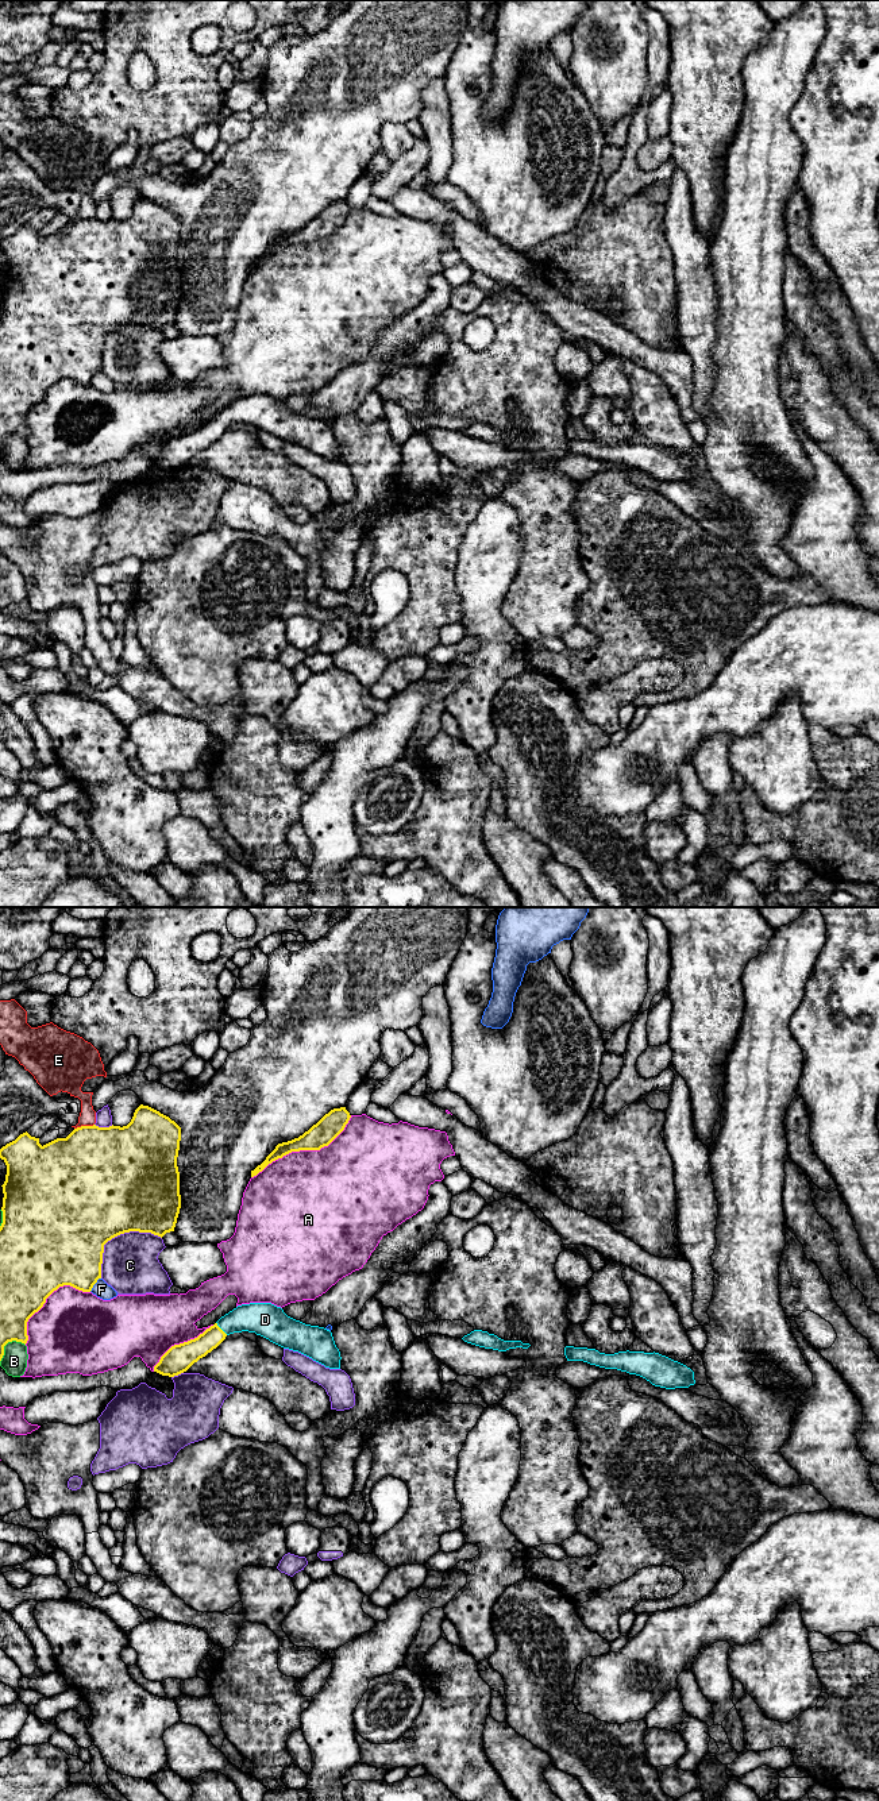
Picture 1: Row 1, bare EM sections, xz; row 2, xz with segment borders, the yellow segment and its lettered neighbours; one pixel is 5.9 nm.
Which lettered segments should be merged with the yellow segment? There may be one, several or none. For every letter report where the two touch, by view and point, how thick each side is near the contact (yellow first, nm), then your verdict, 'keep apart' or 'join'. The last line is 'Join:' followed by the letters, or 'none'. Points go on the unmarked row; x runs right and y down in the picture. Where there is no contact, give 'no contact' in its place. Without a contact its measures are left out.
A: contact xz (304, 242); calibres 150 and 500 nm; keep apart
B: contact xz (7, 435); calibres 220 and 150 nm; keep apart
C: contact xz (116, 328); calibres 500 and 340 nm; keep apart
D: contact xz (220, 421); calibres 140 and 190 nm; join
E: contact xz (84, 219); calibres 480 and 100 nm; keep apart
F: contact xz (95, 375); calibres 420 and 100 nm; keep apart
Join: D

